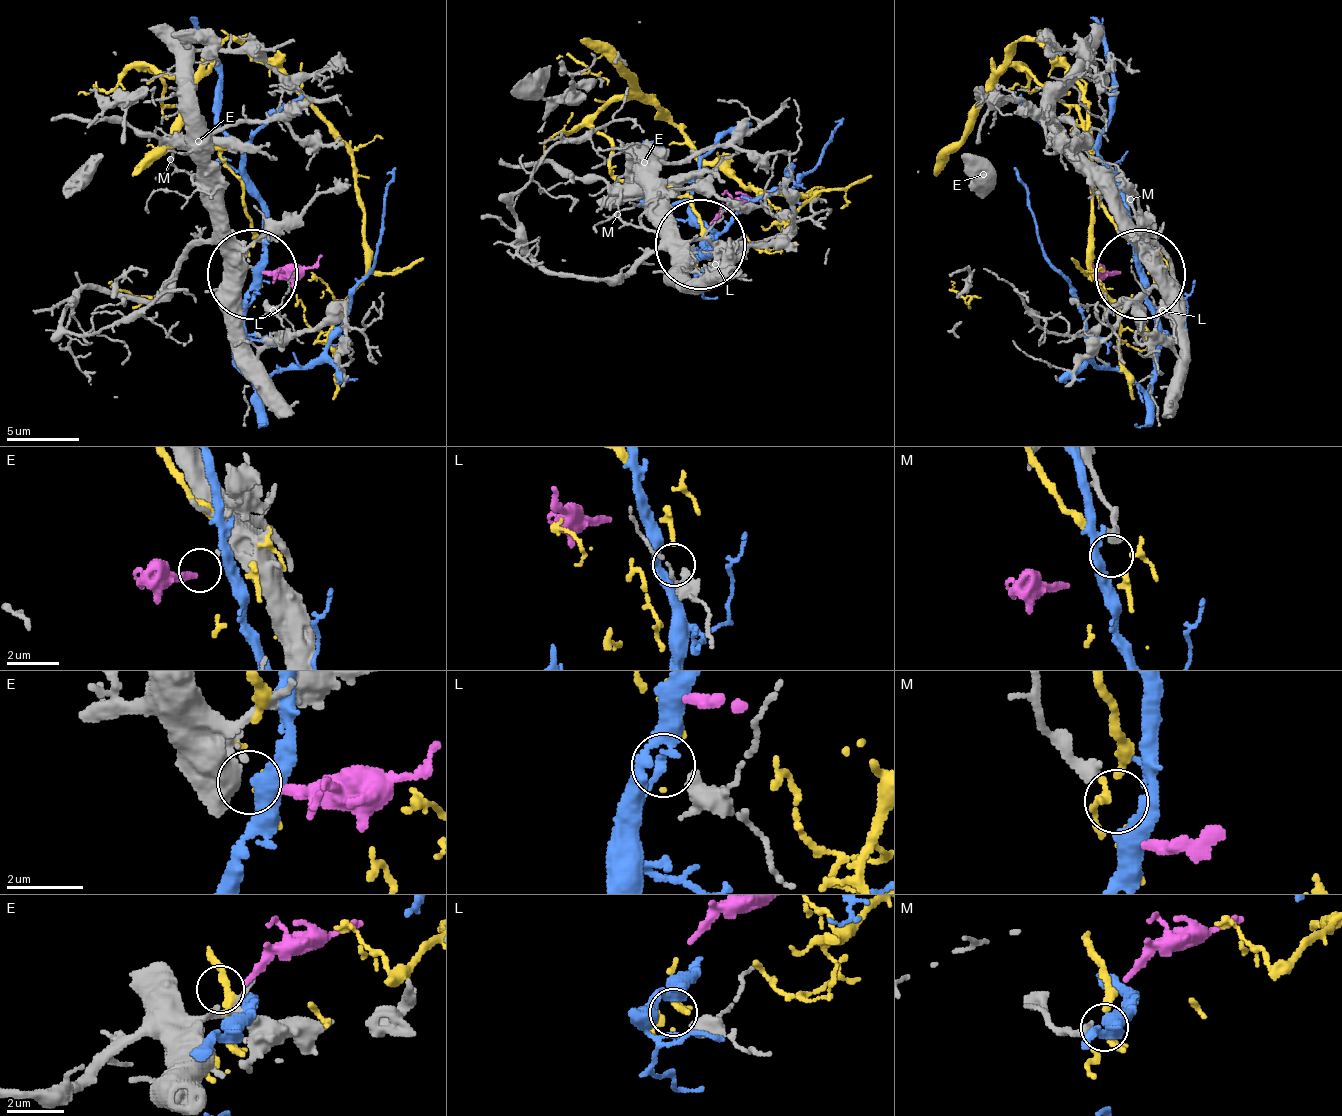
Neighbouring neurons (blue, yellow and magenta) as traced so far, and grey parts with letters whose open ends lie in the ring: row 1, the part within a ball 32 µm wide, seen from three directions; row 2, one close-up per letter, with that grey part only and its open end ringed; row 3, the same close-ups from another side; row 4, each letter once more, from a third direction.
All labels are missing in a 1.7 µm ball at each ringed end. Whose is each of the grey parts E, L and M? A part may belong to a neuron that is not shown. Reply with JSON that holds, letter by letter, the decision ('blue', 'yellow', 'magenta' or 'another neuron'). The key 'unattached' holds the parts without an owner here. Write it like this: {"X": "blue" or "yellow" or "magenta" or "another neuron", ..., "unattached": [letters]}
{"E": "magenta", "L": "another neuron", "M": "blue", "unattached": ["L"]}

